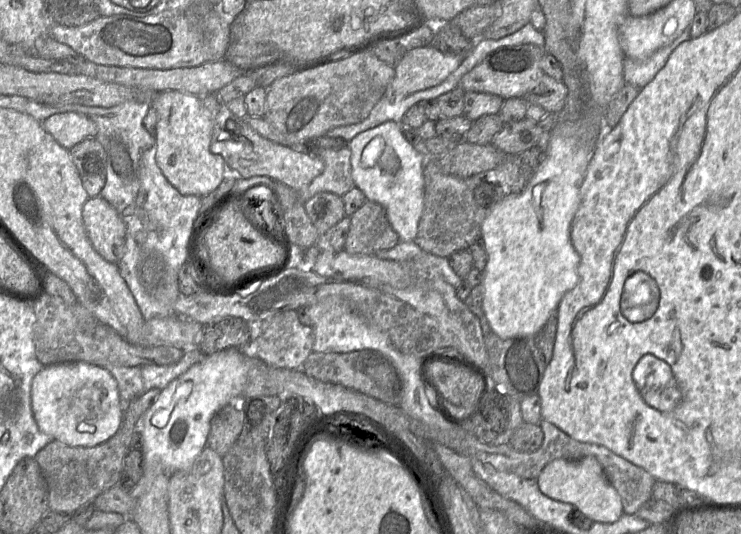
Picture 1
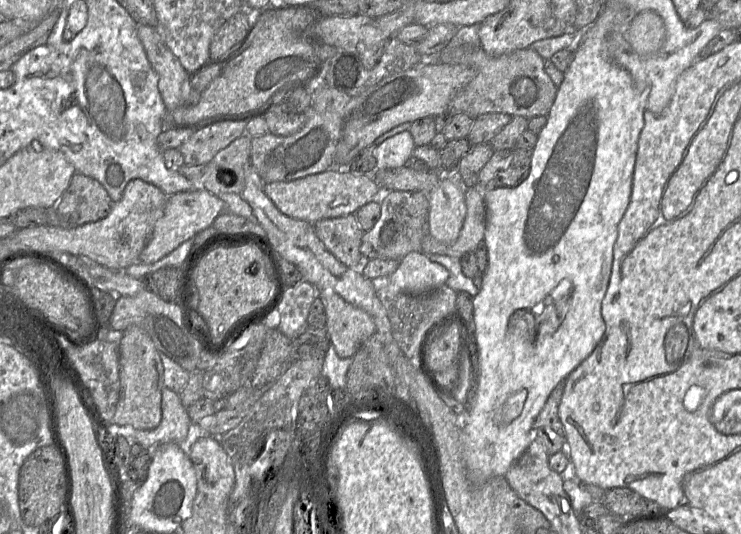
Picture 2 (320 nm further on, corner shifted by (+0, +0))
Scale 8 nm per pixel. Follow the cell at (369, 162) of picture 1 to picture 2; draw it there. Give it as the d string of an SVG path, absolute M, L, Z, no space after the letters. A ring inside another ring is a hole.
M409 130L400 132L378 145L373 154L377 161L377 170L393 169L405 166L412 157L415 148Z

